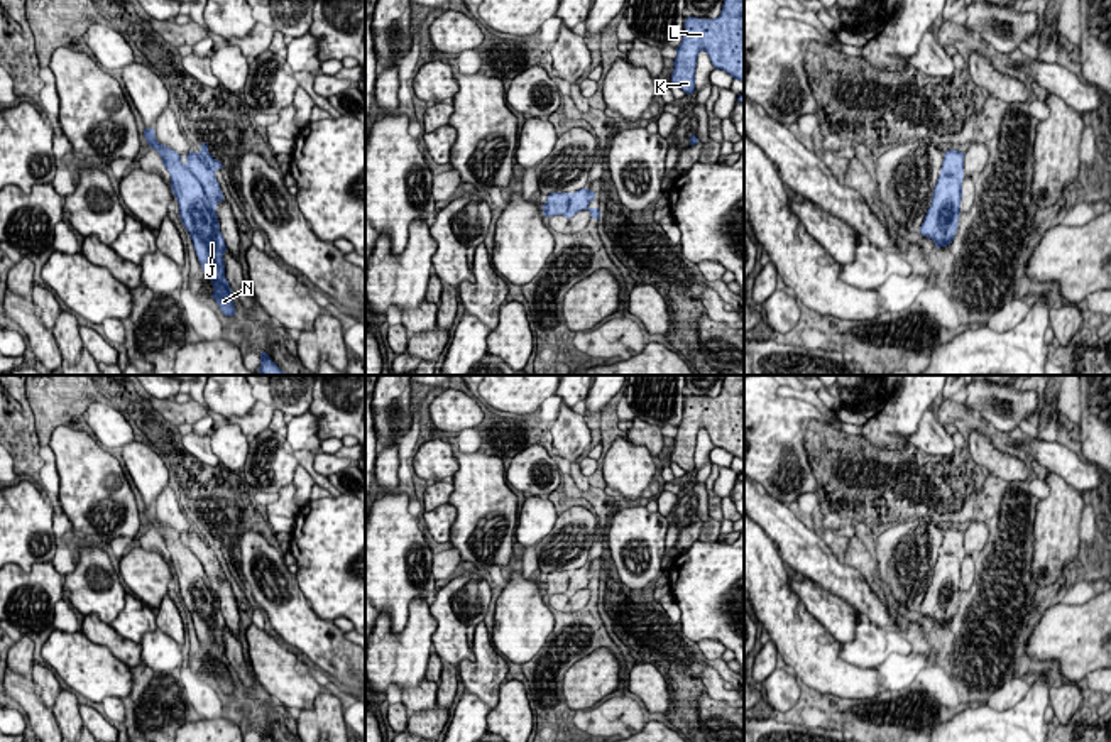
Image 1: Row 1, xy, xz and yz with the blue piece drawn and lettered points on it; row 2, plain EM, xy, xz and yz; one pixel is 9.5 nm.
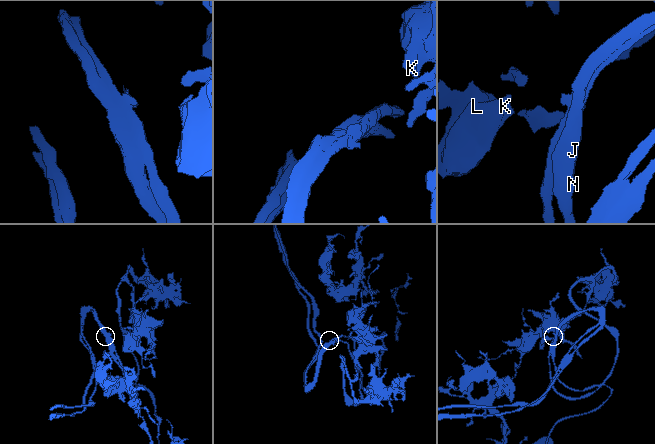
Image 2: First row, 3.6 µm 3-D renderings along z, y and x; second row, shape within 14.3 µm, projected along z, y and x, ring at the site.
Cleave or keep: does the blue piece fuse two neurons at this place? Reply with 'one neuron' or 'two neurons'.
one neuron

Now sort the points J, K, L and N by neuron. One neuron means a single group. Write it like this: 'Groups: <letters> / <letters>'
Groups: J K L N

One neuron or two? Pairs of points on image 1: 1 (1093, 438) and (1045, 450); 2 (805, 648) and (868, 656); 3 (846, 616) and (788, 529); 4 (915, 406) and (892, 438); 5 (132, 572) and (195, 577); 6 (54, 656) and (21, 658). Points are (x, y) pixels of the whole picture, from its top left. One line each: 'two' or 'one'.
1: two
2: two
3: two
4: one
5: two
6: two

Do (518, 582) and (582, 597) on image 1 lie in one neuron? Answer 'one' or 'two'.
two

